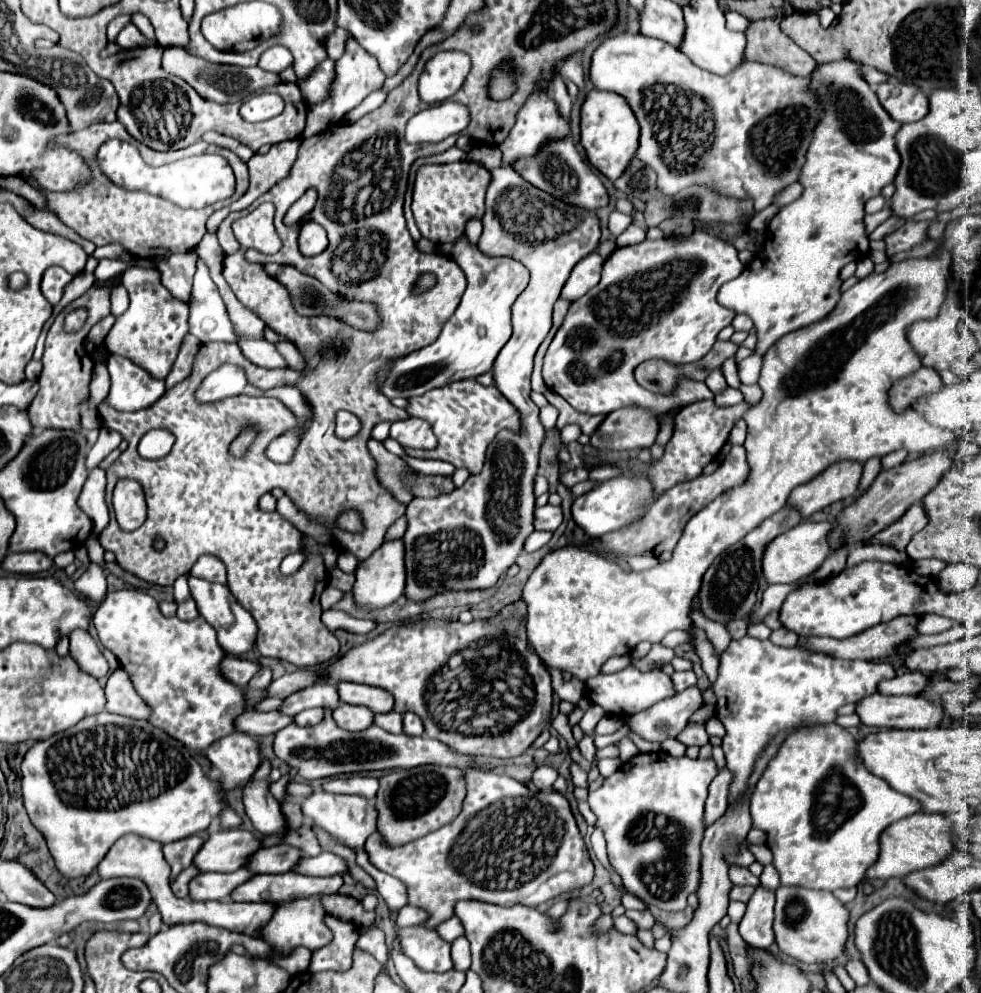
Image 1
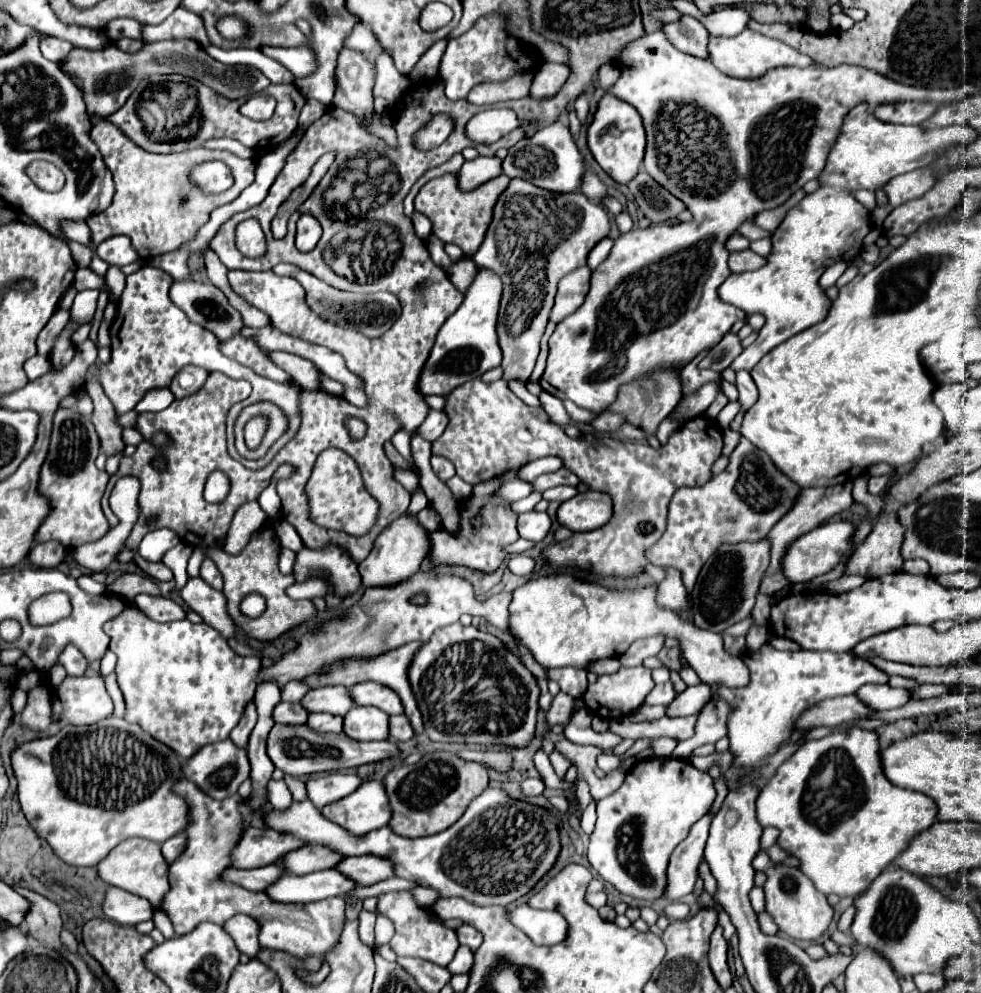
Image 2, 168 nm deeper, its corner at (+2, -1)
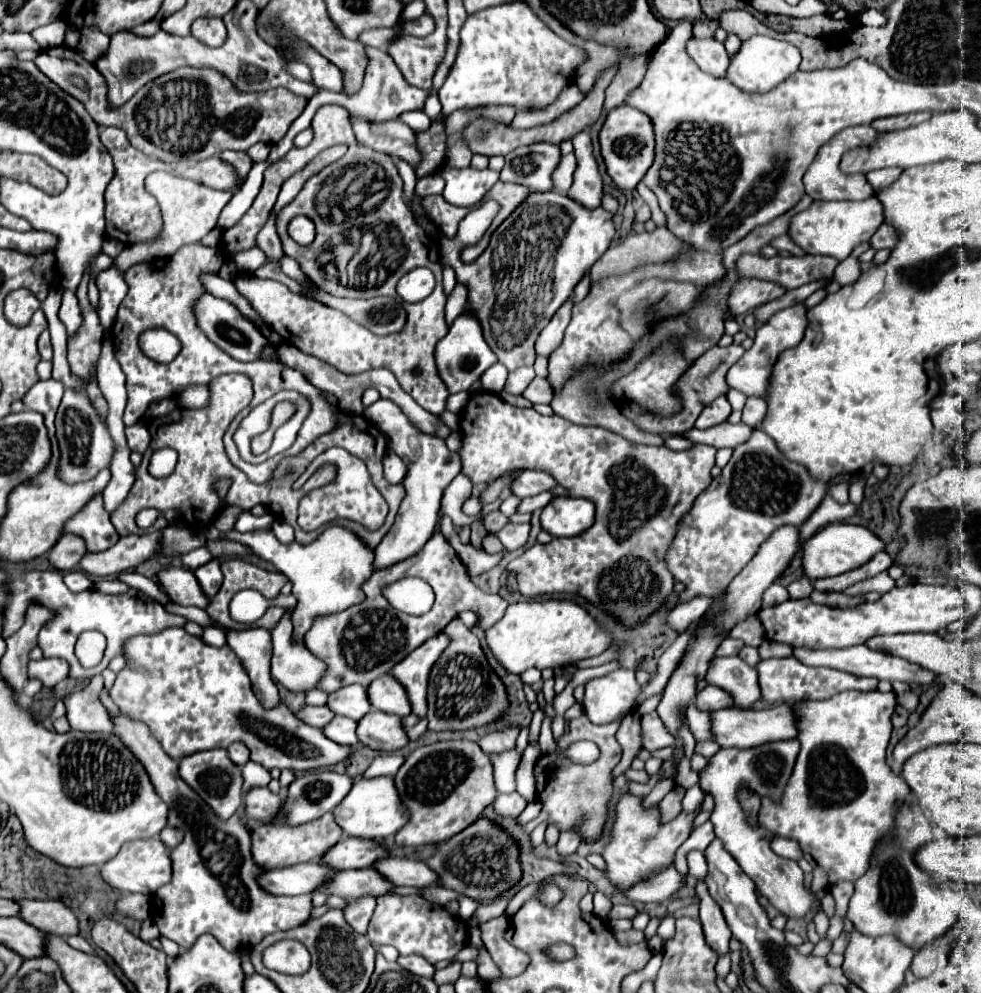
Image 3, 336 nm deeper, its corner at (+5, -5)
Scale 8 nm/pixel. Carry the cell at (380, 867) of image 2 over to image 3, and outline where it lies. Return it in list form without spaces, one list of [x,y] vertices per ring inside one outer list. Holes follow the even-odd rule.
[[[384,857],[378,859],[372,869],[376,869],[388,883],[394,885],[410,885],[410,887],[426,887],[436,883],[436,873],[430,871],[422,861],[400,859],[400,857]]]

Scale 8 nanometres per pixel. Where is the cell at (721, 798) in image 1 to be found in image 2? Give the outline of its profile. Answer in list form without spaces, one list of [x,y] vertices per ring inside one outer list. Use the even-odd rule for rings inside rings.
[[[709,815],[699,819],[691,827],[689,837],[673,851],[667,867],[667,895],[663,895],[665,899],[677,901],[693,891],[697,881],[697,867],[703,859],[703,849],[709,837],[709,823]]]

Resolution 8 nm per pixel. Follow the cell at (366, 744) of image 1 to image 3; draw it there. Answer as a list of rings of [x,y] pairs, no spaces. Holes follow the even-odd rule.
[[[168,627],[154,635],[134,635],[124,643],[126,667],[118,673],[110,697],[120,707],[120,711],[132,719],[142,721],[152,737],[162,745],[162,749],[176,761],[186,755],[208,751],[216,747],[228,747],[234,741],[246,743],[250,749],[250,759],[254,763],[272,769],[290,769],[290,771],[310,771],[318,767],[330,767],[352,757],[354,749],[348,745],[338,745],[328,741],[324,733],[316,727],[300,723],[286,705],[278,705],[272,711],[264,711],[254,697],[248,671],[242,661],[230,647],[210,647],[200,637],[194,637],[184,631],[184,627]]]

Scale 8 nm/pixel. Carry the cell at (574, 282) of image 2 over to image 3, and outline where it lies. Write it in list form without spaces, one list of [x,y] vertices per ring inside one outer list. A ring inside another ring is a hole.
[[[568,299],[556,311],[556,315],[552,317],[552,321],[542,329],[542,333],[540,333],[538,341],[536,341],[536,353],[538,355],[546,355],[548,357],[554,351],[554,347],[560,345],[562,335],[564,335],[564,329],[568,327],[570,317],[572,317],[572,307],[574,307],[574,303],[572,303],[572,299]]]

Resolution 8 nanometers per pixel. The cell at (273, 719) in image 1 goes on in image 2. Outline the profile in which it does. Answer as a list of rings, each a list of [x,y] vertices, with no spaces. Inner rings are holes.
[[[279,703],[273,711],[275,723],[287,723],[287,725],[303,725],[307,723],[309,711],[303,709],[299,703]]]

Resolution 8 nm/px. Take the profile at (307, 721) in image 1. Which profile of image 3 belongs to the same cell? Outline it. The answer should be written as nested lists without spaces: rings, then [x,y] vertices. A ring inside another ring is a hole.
[[[334,717],[326,727],[322,727],[322,733],[332,739],[334,743],[340,743],[340,745],[352,745],[356,747],[358,739],[356,739],[356,721],[348,719],[348,717]]]

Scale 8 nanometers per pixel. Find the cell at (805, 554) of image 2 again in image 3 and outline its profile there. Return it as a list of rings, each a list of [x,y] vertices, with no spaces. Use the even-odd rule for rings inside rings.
[[[832,523],[816,531],[808,541],[804,541],[802,571],[808,579],[834,577],[860,567],[864,561],[876,555],[876,551],[882,551],[882,549],[884,549],[884,543],[880,543],[880,539],[876,539],[876,535],[872,535],[872,531],[868,531],[866,527],[850,525],[850,523]]]

